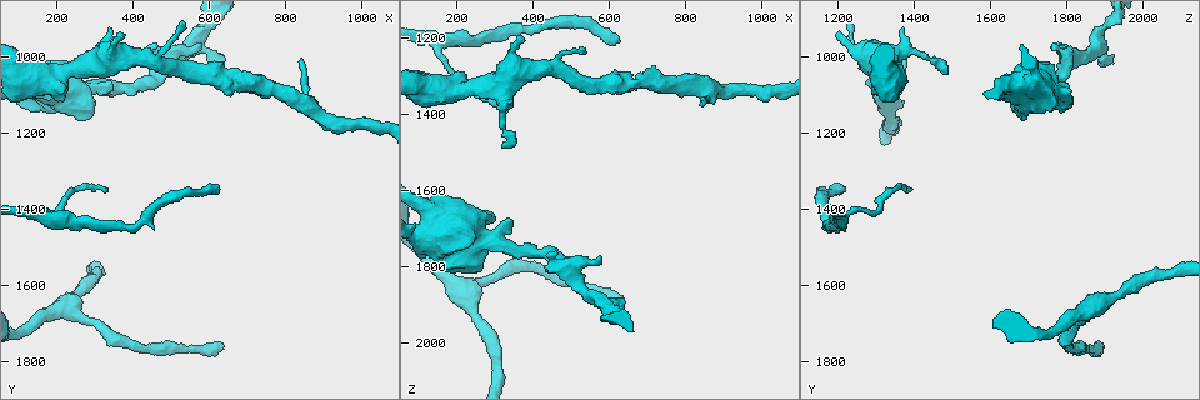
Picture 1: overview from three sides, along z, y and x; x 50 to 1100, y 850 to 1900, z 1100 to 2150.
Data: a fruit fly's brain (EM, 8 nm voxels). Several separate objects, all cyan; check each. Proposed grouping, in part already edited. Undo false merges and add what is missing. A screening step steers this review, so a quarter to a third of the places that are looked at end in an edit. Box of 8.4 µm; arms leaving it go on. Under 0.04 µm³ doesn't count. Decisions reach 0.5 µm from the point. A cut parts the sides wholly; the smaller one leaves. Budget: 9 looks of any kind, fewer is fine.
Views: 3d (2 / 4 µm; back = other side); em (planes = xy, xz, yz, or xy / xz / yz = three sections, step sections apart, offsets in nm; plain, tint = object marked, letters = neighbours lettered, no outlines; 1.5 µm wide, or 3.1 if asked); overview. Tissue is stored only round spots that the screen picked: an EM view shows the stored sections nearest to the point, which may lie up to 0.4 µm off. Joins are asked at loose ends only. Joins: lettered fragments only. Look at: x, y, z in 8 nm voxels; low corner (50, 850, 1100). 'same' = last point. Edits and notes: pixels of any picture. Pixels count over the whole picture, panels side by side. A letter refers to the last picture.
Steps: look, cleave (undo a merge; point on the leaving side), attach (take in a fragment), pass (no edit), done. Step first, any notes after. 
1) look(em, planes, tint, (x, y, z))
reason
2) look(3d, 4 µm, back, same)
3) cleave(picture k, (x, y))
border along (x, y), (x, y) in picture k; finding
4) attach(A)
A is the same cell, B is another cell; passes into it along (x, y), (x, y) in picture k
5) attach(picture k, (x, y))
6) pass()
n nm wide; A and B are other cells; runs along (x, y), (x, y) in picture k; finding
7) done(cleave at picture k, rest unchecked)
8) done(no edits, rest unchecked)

look(em, xy, step 8, plain, (135, 1085, 1810))
stops while still wide

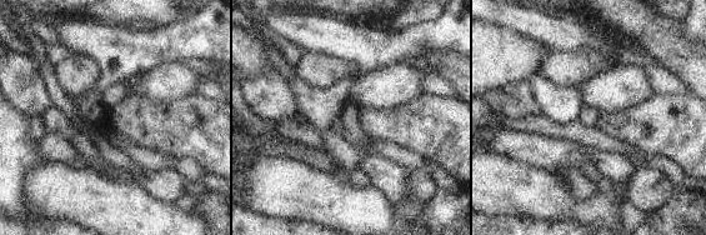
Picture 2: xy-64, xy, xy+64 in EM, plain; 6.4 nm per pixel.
look(em, xy, step 8, tint, same)
with the object marked

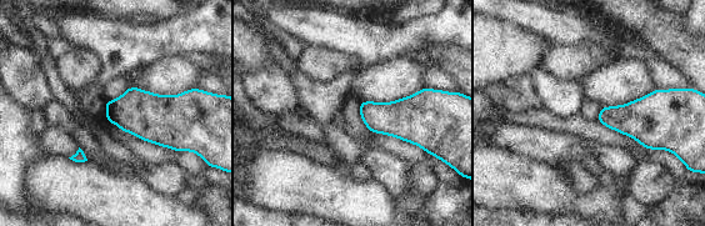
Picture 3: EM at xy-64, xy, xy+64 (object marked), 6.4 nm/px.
look(em, xy, step 8, letters, same)

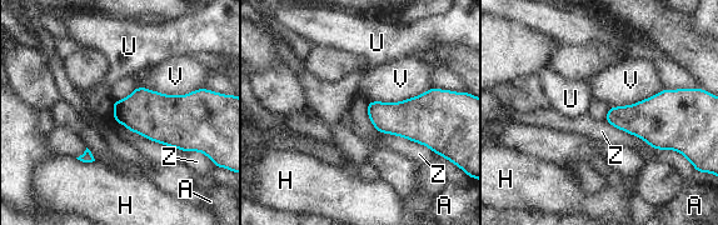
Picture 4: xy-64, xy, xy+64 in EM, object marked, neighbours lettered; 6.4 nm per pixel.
pass()
V touches over 420 nm; A, H, U, V and Z are other cells; border along (432, 86), (399, 101), (368, 101) in picture 4; none of them fits

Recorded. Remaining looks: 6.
look(3d, 2 µm, (315, 1030, 1490))
tapers out

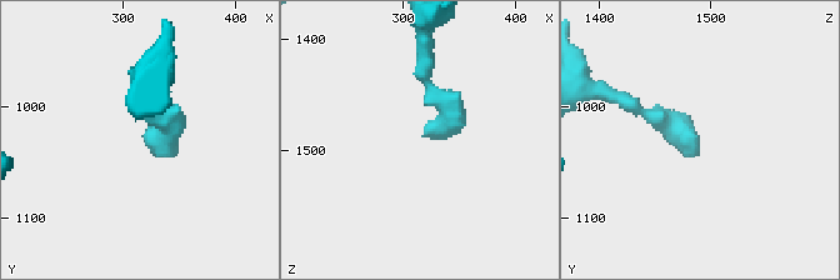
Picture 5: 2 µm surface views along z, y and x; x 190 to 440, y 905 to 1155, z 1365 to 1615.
look(em, planes, letters, (316, 1024, 1488))
need the tissue

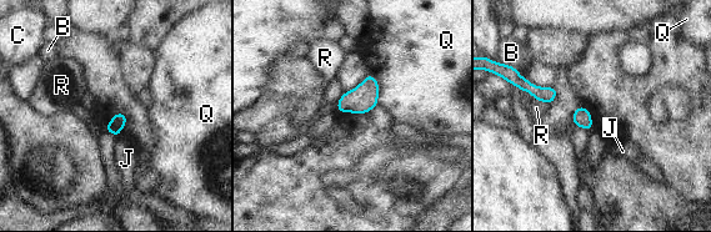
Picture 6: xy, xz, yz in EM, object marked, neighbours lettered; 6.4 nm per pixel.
pass()
B, C, J, Q and R are other cells; border along (531, 95), (550, 104) in picture 6; none of them fits

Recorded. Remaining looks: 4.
look(3d, 2 µm, (375, 950, 1195))

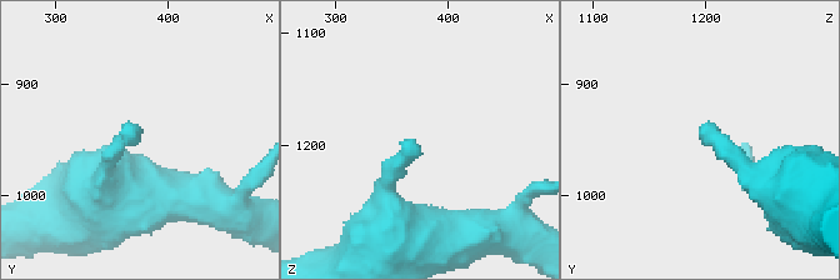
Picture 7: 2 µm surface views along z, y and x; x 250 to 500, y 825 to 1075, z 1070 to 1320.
look(em, planes, letters, (372, 946, 1192))
need the tissue

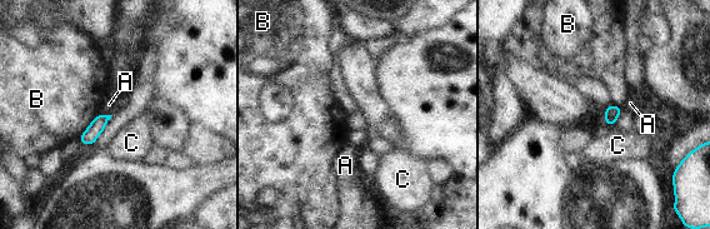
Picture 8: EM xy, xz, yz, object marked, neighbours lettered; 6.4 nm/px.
pass()
A, B and C are other cells; border along (614, 124), (610, 128) in picture 8; none of them fits

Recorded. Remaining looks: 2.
look(em, xy, step 4, plain, (330, 1345, 1395))
tapers out

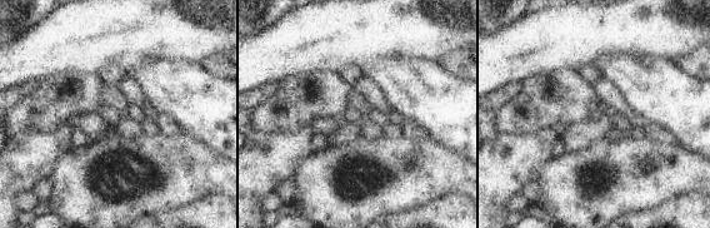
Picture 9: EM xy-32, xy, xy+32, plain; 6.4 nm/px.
look(em, xy, step 4, letters, same)

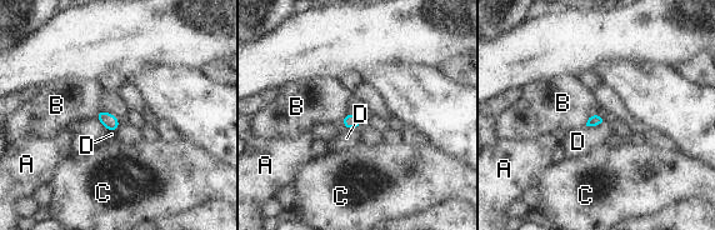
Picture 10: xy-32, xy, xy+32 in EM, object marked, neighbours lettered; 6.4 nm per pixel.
pass()
70 nm wide; A, B, C and D are other cells; no lettered fragment goes on from it

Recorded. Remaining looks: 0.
done(no edits, rest unchecked)

